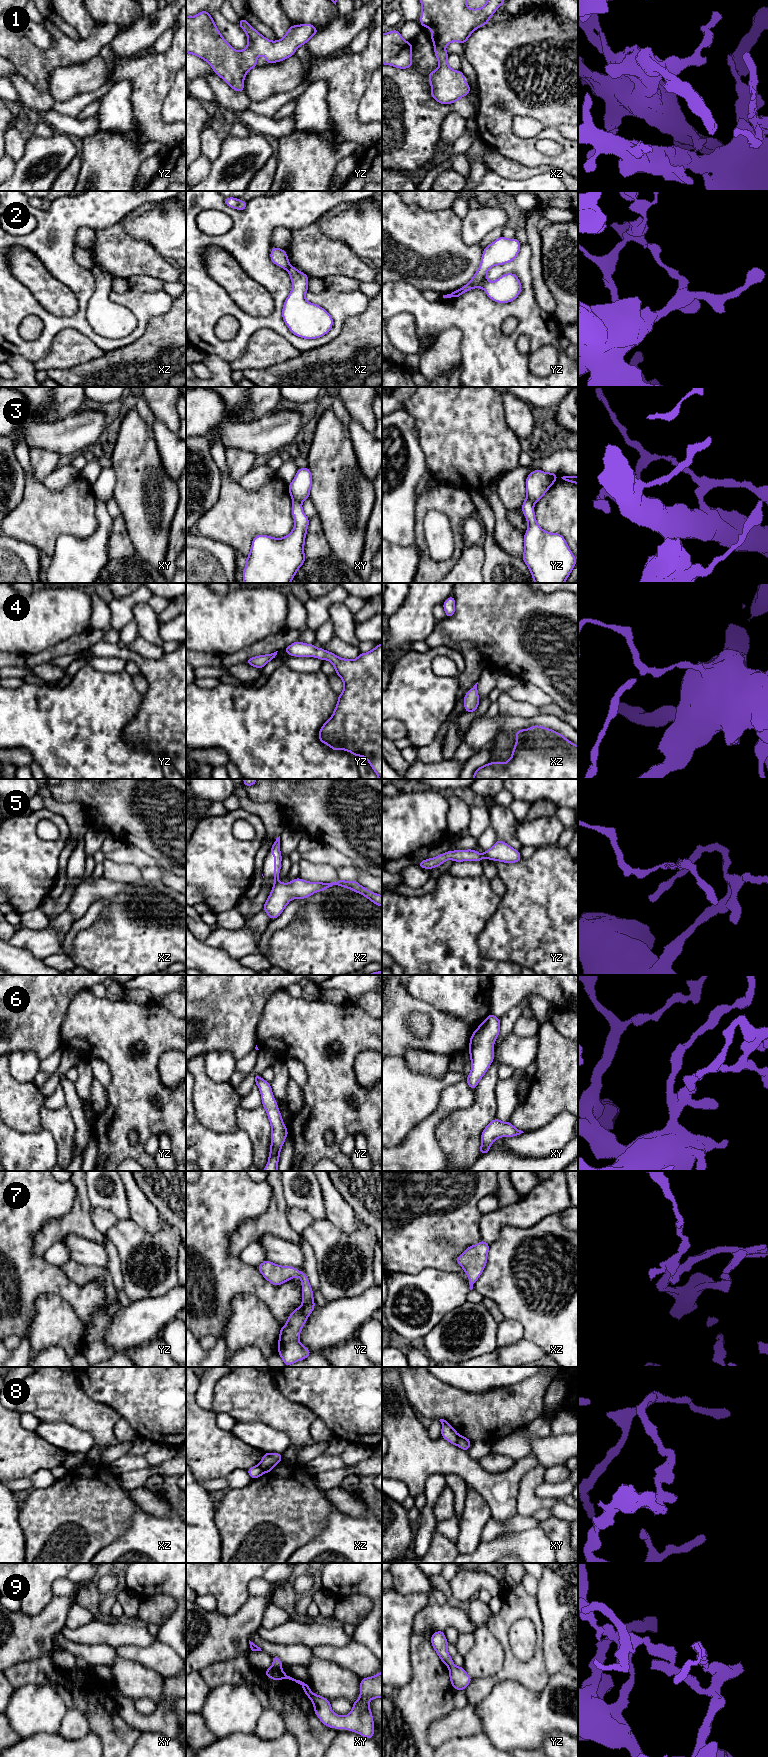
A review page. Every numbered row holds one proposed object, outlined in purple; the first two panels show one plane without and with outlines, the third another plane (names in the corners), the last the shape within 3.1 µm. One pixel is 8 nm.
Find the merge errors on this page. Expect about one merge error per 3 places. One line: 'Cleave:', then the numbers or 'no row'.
Cleave: 2, 3, 5, 8

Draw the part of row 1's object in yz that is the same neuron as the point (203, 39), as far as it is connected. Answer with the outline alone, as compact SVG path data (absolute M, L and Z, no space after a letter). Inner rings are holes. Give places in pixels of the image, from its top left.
M207 11L193 17L186 16L186 53L205 60L224 82L239 92L244 92L246 74L258 66L258 56L265 56L267 64L284 61L318 33L312 24L290 25L282 39L270 41L244 18L240 18L239 27L248 38L248 44L242 51L236 51L229 45Z

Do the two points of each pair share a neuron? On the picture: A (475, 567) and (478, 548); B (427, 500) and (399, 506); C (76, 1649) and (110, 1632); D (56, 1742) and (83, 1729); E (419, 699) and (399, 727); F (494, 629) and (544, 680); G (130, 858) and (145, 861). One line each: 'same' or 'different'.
A: same
B: different
C: different
D: different
E: different
F: same
G: same

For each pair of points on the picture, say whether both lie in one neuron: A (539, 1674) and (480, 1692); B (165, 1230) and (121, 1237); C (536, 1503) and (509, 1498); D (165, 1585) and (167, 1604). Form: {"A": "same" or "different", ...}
{"A": "same", "B": "same", "C": "different", "D": "different"}

